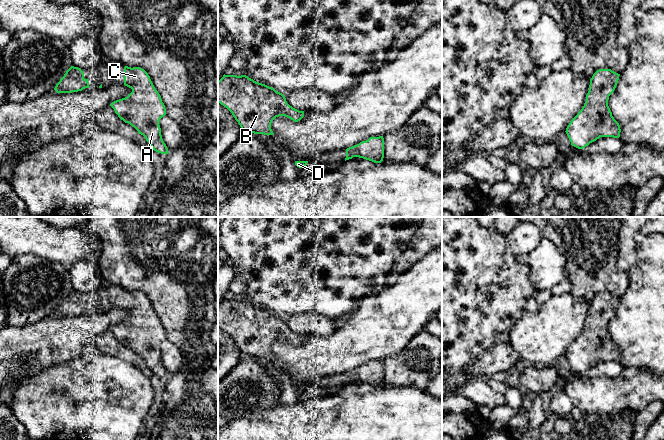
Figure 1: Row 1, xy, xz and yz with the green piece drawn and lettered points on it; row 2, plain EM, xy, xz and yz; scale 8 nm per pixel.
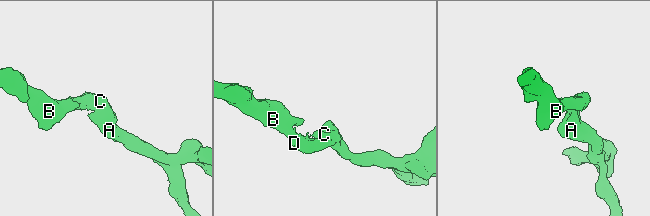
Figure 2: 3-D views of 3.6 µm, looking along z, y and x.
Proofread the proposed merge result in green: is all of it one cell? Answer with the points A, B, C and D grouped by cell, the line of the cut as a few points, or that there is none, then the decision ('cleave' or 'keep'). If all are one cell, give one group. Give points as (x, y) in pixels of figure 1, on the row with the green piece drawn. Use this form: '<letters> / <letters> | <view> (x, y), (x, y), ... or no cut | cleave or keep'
A B C D | no cut | keep

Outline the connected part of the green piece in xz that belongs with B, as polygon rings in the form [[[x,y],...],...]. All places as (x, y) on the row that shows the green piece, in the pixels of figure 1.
[[[223,75],[218,81],[218,103],[226,107],[241,127],[254,134],[273,135],[272,121],[279,116],[290,118],[294,122],[304,117],[304,111],[290,106],[285,96],[274,88],[254,81],[246,75]]]

